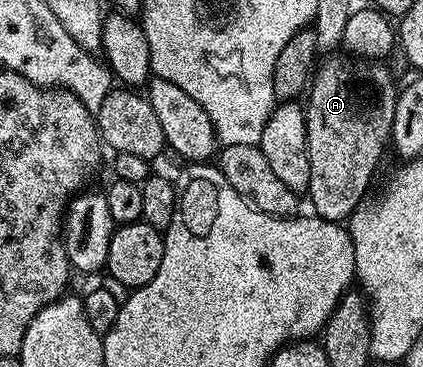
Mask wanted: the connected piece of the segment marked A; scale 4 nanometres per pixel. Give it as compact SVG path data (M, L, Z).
M335 53L318 64L313 78L309 84L309 90L305 95L305 110L307 112L307 152L309 153L309 189L305 192L306 198L311 198L311 207L316 216L327 219L330 223L343 223L350 220L351 215L364 202L363 194L371 187L371 178L375 175L375 170L379 167L379 162L383 159L383 154L389 151L391 143L391 130L393 129L393 113L397 109L400 88L395 87L395 79L391 76L391 71L383 61L372 61L362 57L352 57L347 53Z

